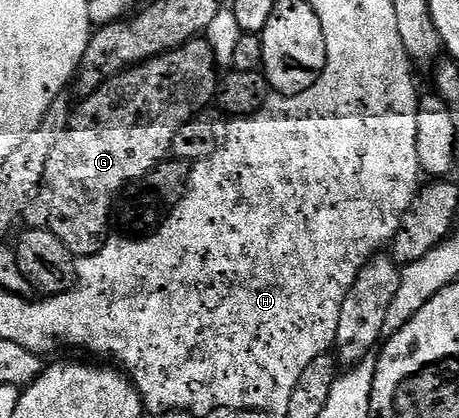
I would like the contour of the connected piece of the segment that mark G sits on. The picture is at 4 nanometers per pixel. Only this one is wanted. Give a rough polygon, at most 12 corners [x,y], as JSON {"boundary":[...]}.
{"boundary":[[204,37],[77,104],[36,196],[75,257],[215,102]]}

